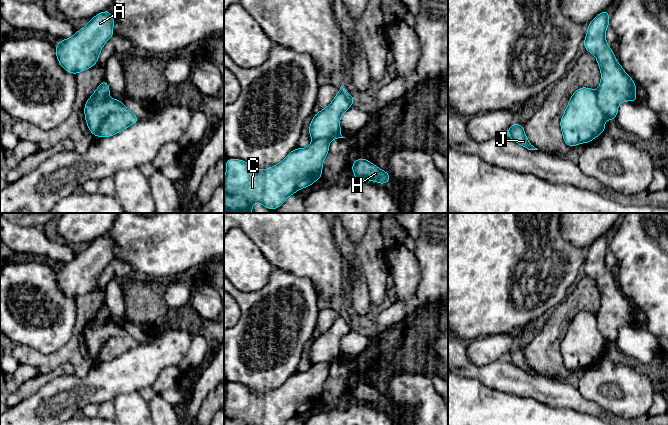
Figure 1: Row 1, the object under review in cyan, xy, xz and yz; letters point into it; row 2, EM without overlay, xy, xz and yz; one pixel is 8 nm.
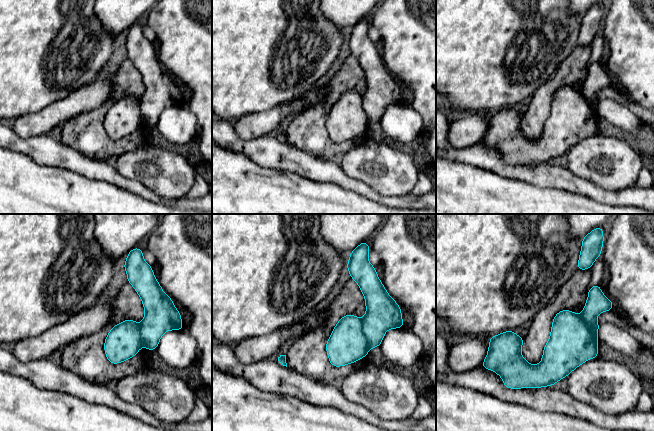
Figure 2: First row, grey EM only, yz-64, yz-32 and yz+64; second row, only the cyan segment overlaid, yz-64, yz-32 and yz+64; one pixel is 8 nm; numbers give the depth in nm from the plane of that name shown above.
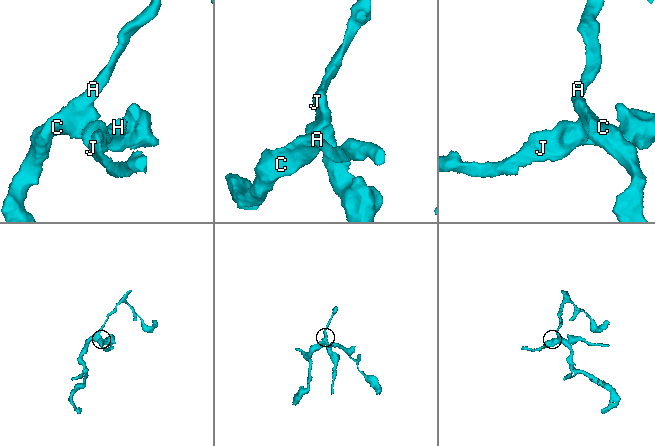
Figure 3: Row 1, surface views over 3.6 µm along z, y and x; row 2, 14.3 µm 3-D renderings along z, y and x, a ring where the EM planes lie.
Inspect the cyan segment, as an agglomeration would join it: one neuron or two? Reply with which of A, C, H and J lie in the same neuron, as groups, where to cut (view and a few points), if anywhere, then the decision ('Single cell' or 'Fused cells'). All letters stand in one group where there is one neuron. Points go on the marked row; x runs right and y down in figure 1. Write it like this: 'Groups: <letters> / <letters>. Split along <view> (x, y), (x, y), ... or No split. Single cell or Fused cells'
Groups: A C / H J. Split along yz (594, 91), (597, 97), (597, 104), (604, 116). Fused cells

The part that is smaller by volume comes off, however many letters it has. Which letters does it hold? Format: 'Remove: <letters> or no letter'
Remove: H, J

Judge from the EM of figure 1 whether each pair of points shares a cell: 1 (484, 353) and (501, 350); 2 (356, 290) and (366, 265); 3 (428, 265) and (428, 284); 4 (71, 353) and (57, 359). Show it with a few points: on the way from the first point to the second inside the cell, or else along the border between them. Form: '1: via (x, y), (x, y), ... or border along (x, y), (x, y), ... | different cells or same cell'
1: via (488, 350), (497, 350) | same cell
2: border along (348, 257), (359, 270), (370, 298) | different cells
3: via (428, 270), (428, 279) | same cell
4: via (68, 354), (60, 357) | same cell

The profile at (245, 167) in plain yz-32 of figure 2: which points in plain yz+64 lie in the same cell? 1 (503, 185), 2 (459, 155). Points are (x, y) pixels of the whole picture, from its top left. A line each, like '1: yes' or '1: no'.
1: yes
2: no

